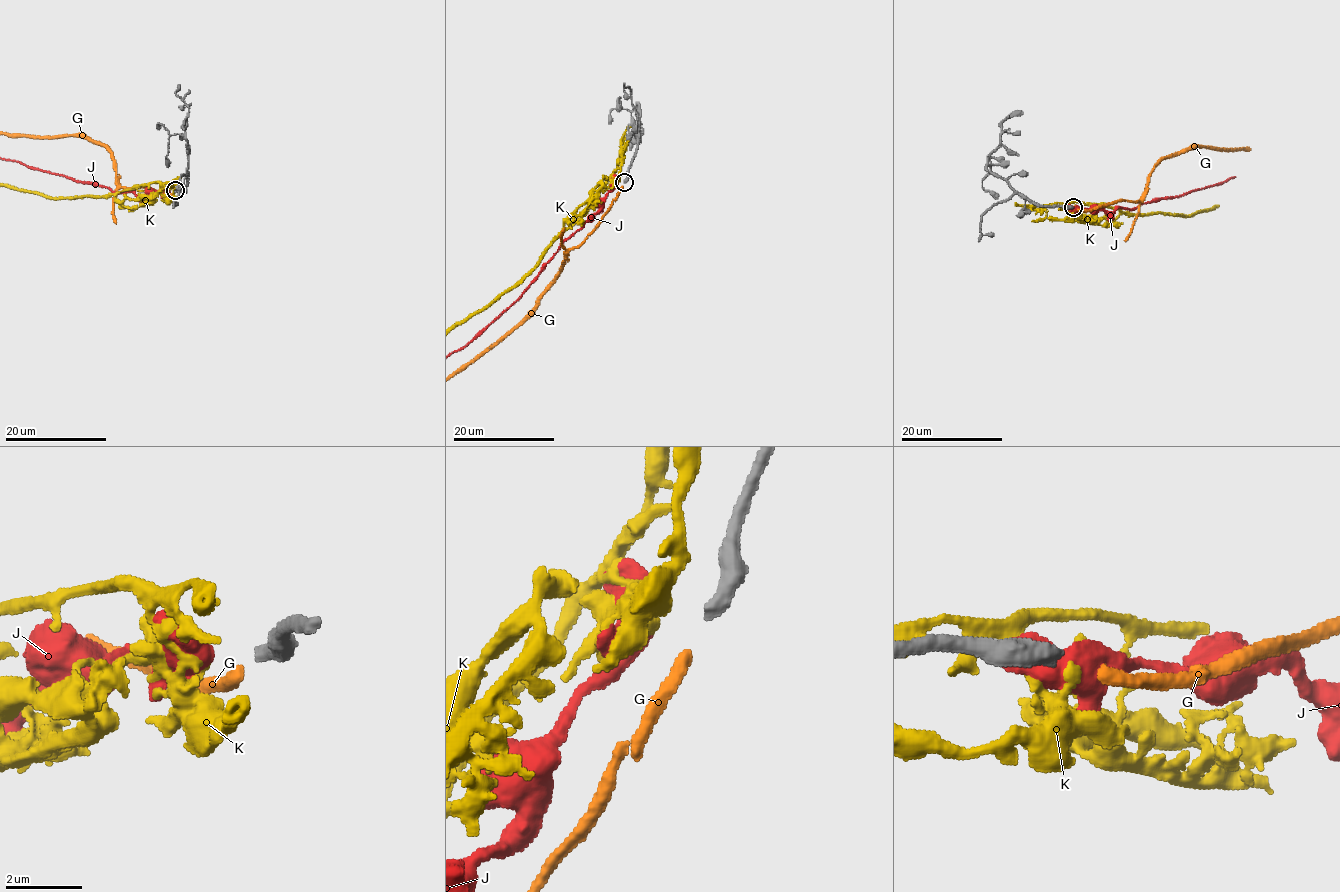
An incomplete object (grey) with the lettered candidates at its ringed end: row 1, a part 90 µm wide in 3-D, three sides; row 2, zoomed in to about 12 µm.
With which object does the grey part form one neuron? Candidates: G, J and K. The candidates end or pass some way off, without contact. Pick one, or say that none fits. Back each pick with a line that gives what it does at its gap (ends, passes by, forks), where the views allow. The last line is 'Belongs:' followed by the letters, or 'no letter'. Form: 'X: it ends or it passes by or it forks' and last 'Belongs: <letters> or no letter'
G: it ends
Belongs: G

